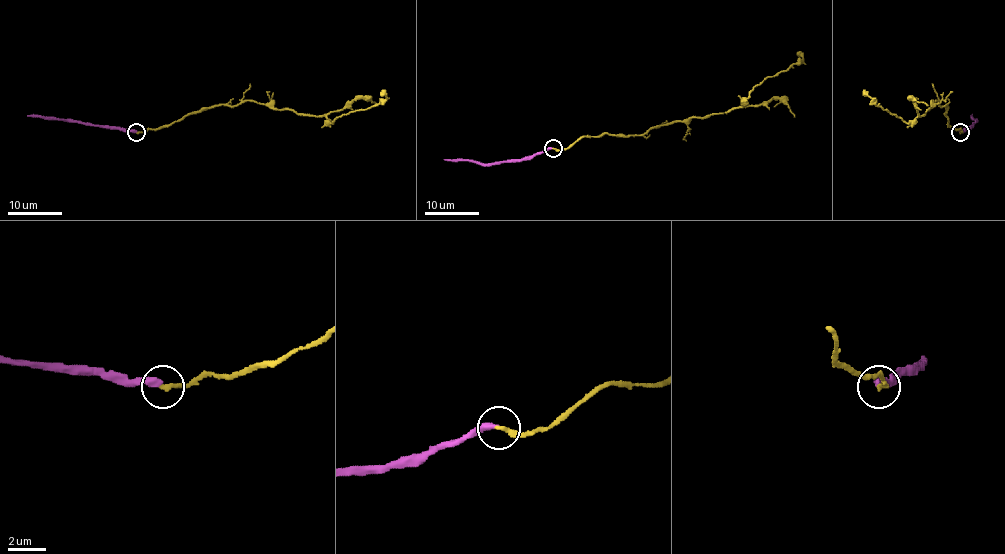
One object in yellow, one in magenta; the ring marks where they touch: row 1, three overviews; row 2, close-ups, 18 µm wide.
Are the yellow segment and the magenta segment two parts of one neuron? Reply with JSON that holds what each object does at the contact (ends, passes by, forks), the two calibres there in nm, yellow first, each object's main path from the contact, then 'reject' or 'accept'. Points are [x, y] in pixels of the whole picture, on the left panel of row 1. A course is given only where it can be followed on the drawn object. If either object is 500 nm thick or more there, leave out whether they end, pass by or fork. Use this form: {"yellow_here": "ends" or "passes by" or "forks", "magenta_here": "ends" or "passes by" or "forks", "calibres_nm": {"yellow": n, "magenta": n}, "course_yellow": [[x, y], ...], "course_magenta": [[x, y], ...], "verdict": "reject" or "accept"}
{"yellow_here": "ends", "magenta_here": "ends", "calibres_nm": {"yellow": 240, "magenta": 340}, "course_yellow": [[137, 132], [245, 101], [323, 116], [332, 122], [380, 103], [385, 98], [381, 90]], "course_magenta": [[135, 132], [27, 116]], "verdict": "reject"}

